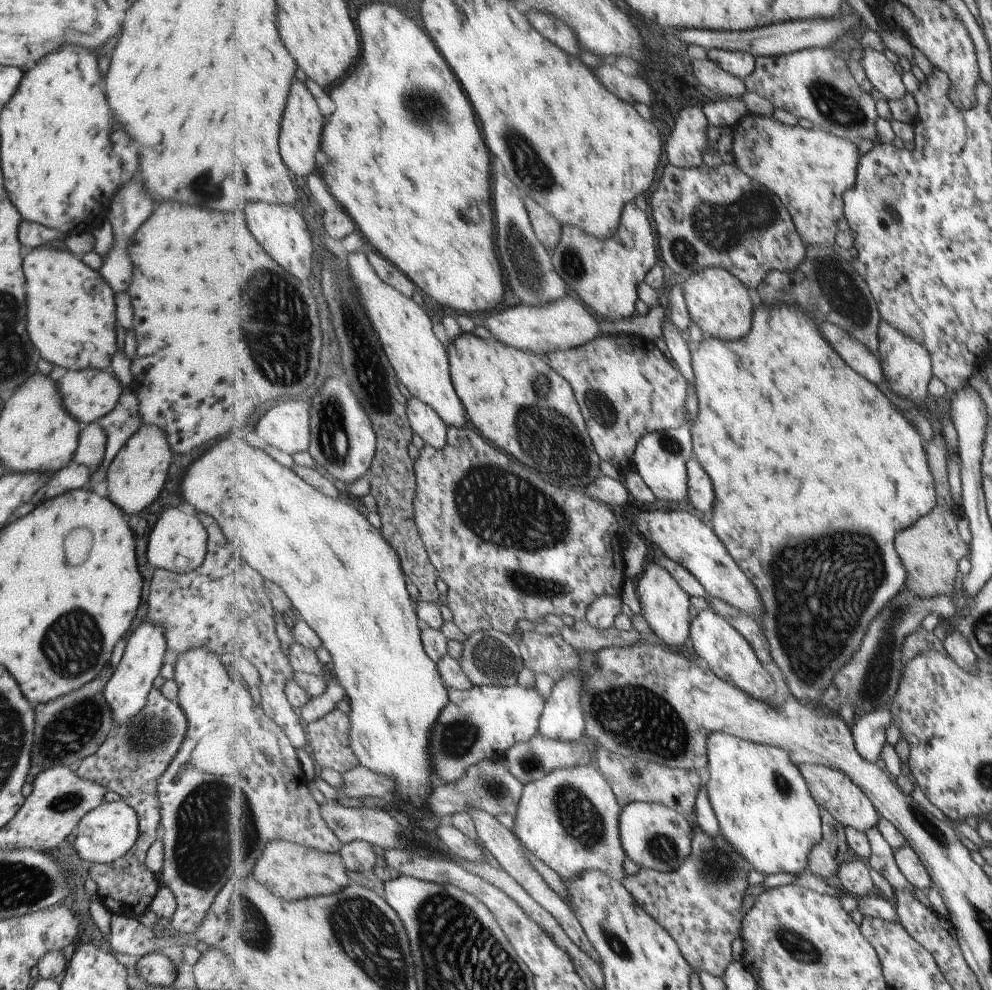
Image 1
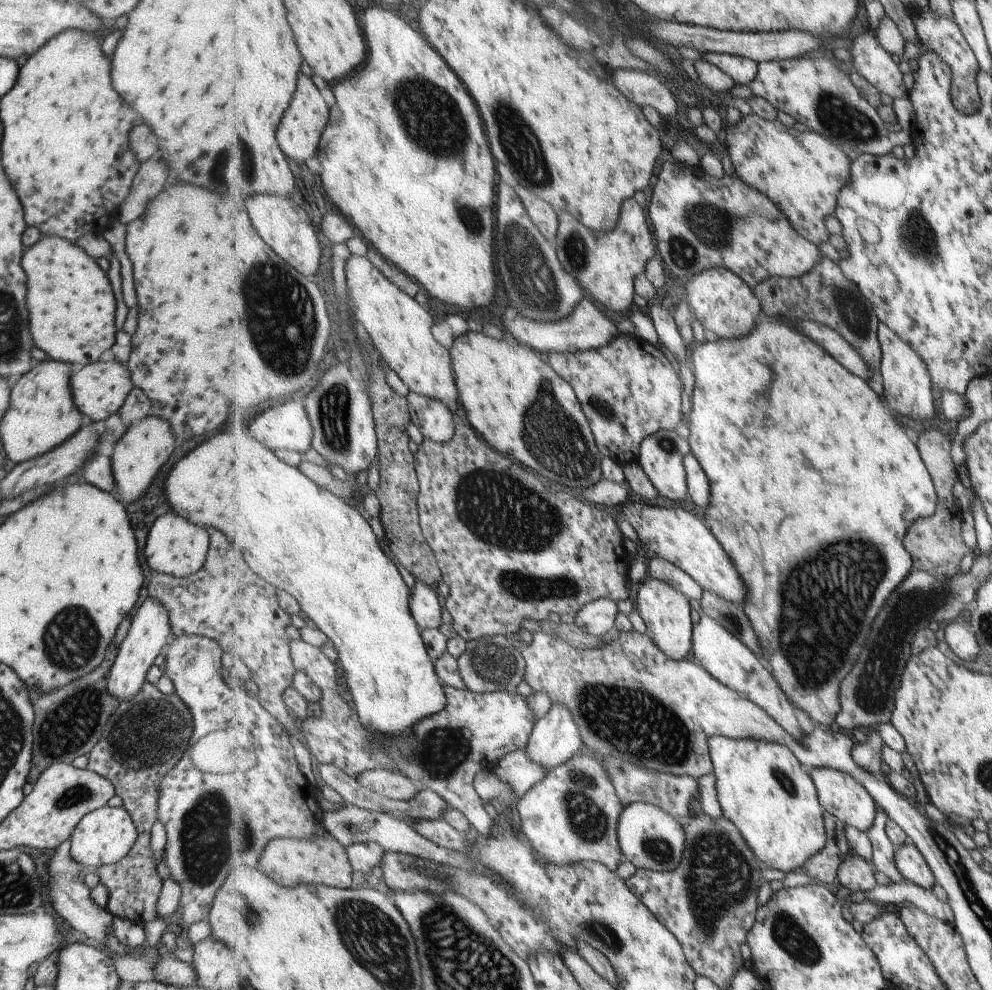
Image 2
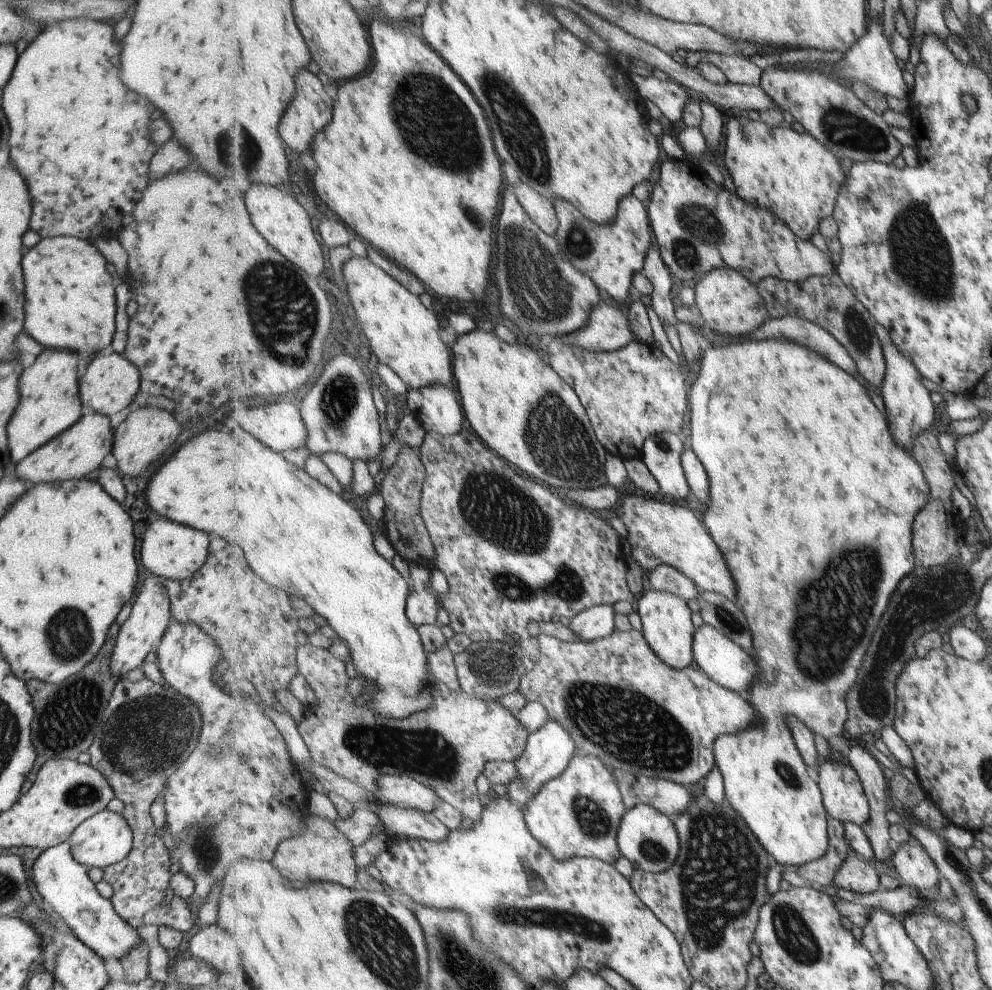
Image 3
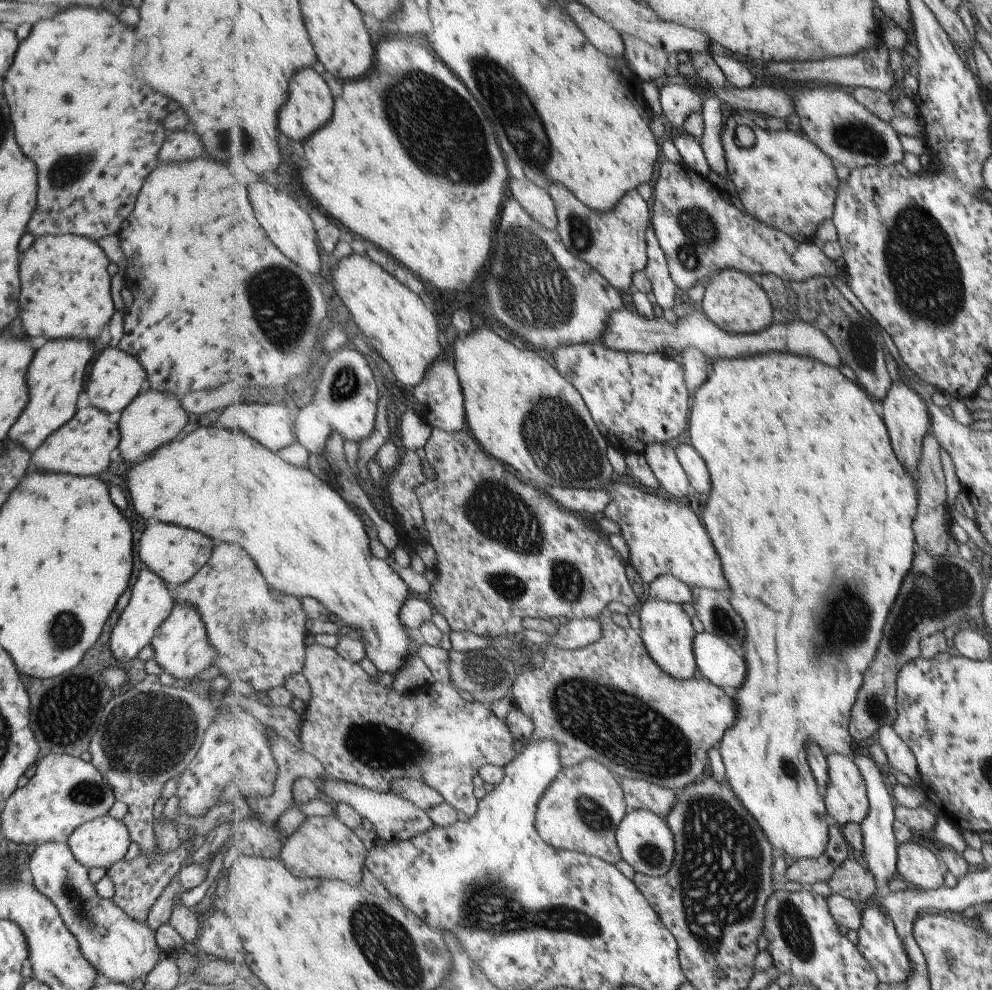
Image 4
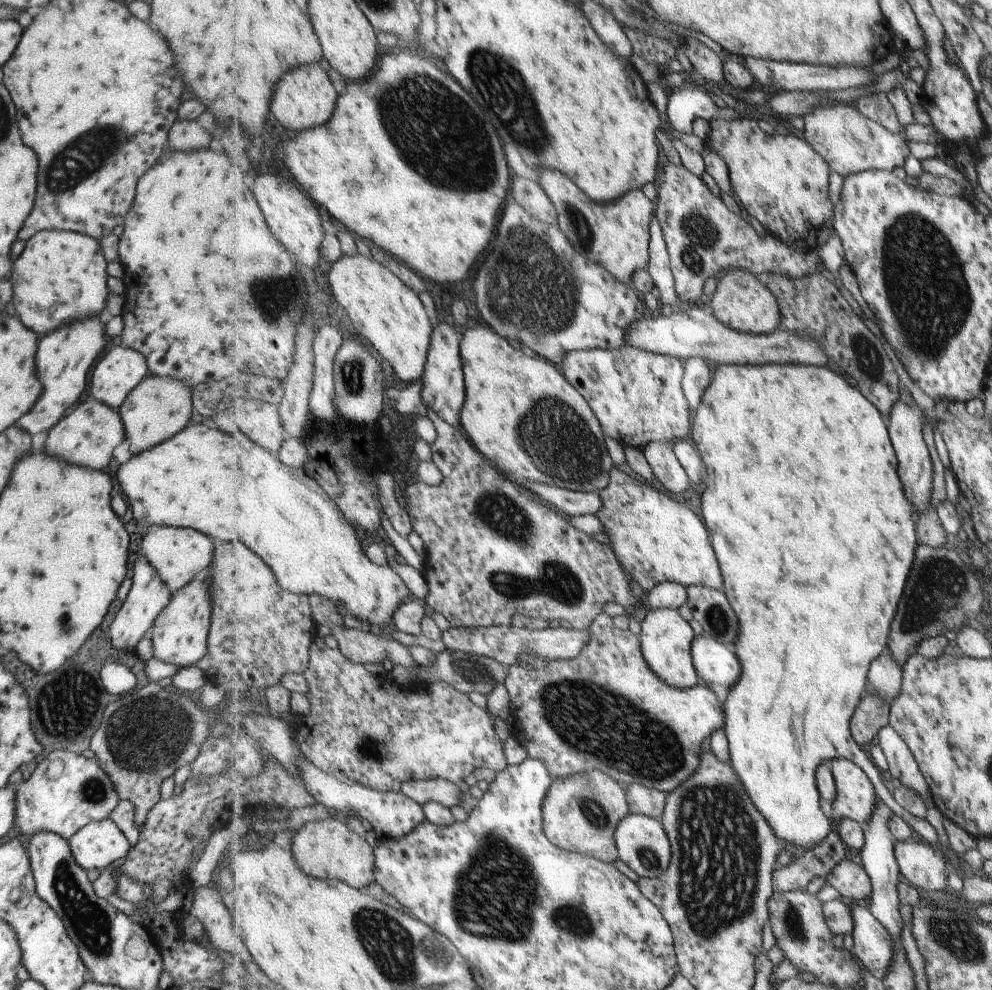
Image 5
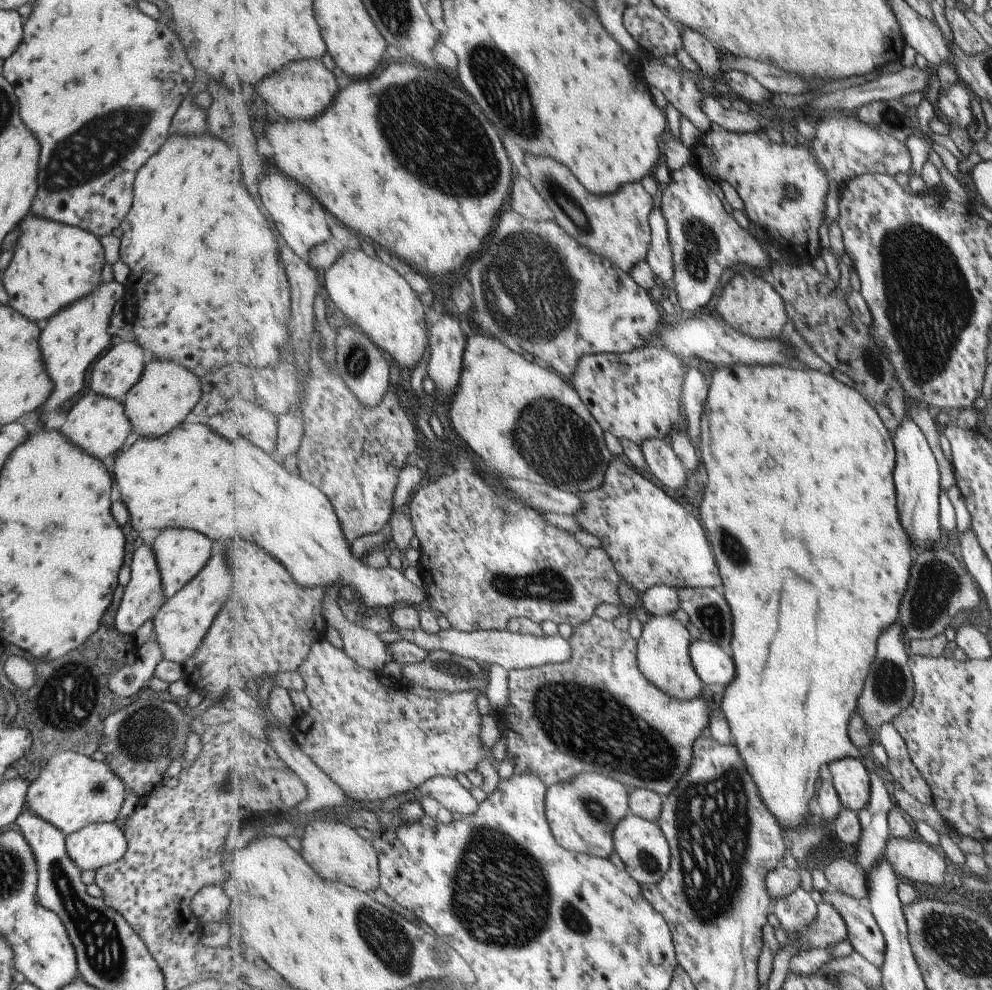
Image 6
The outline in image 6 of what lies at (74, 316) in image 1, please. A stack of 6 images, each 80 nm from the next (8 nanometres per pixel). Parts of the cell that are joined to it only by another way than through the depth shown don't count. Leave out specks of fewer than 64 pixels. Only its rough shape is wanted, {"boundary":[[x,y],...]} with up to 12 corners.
{"boundary":[[27,214],[1,272],[43,320],[98,287],[93,233]]}

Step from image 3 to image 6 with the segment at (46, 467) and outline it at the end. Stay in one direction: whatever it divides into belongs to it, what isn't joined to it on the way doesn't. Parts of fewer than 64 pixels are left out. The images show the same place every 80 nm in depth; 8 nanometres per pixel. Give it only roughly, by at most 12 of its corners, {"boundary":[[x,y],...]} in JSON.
{"boundary":[[88,391],[59,430],[101,461],[132,426],[122,401]]}

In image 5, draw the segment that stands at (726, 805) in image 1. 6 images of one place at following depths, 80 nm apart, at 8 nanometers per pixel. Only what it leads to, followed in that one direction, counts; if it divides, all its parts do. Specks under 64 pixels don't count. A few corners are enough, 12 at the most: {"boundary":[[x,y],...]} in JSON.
{"boundary":[[719,365],[690,439],[741,634],[730,762],[779,838],[890,642],[918,537],[822,366]]}

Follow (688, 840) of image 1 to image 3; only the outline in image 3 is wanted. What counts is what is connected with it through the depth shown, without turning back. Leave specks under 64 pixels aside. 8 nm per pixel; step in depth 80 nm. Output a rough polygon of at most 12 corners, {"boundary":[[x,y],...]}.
{"boundary":[[628,809],[618,845],[634,869],[668,871],[681,850],[674,821]]}

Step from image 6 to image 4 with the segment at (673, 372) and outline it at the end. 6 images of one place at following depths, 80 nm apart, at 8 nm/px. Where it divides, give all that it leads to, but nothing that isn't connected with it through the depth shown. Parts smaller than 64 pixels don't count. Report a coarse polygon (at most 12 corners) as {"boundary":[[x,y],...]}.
{"boundary":[[557,347],[608,444],[626,455],[690,428],[665,351]]}

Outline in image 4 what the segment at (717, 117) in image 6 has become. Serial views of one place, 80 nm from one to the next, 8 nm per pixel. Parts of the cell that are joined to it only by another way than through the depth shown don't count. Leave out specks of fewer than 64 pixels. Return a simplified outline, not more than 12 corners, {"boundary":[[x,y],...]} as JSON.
{"boundary":[[685,84],[660,87],[663,113],[683,129],[705,96]]}

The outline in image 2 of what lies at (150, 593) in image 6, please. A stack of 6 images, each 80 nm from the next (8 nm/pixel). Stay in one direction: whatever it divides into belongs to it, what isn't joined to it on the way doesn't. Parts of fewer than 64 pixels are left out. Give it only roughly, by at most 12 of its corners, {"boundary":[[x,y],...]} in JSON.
{"boundary":[[146,597],[107,671],[107,690],[131,700],[169,638],[168,614]]}

